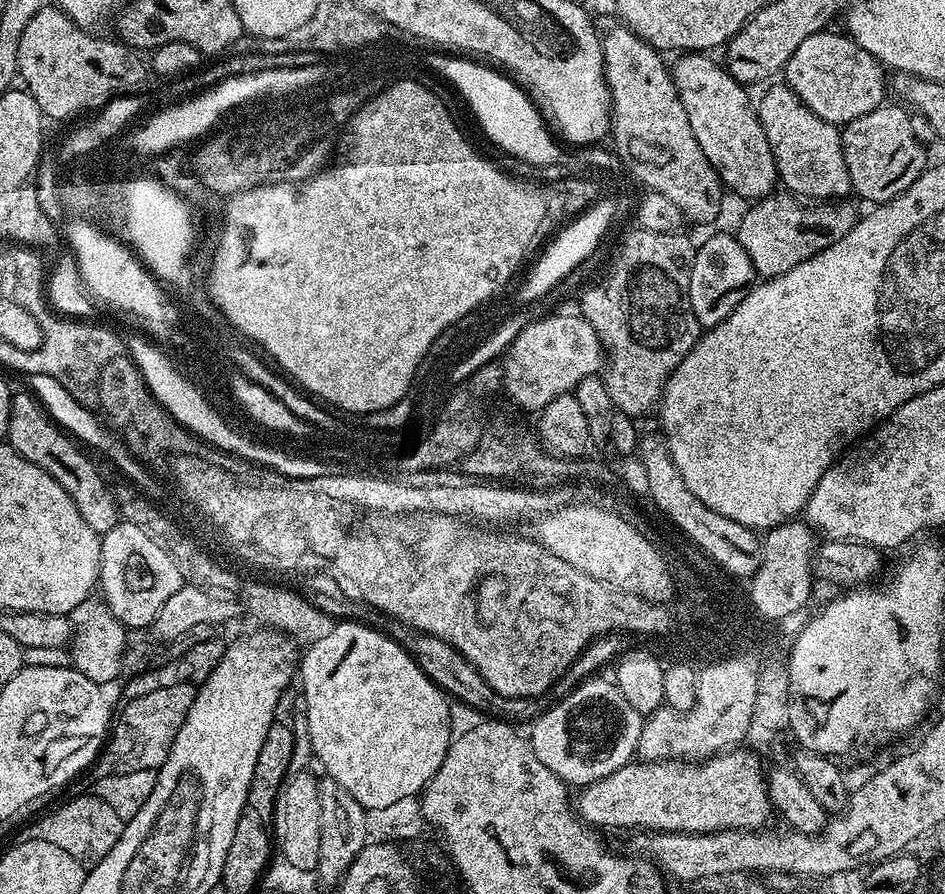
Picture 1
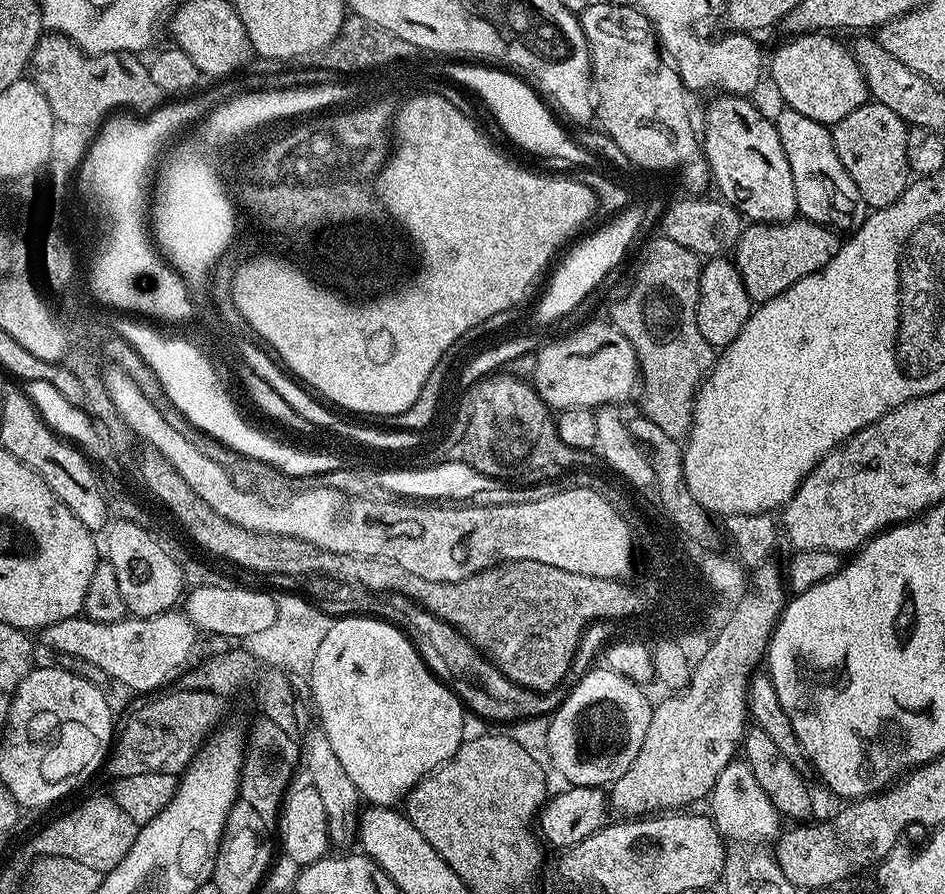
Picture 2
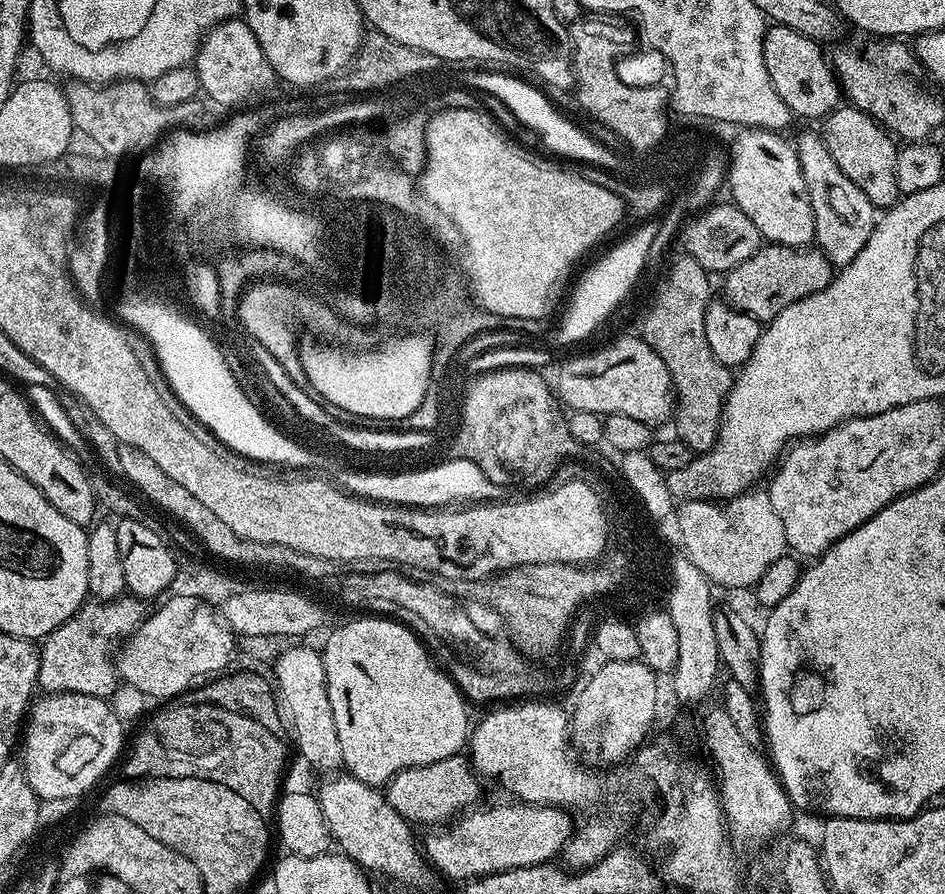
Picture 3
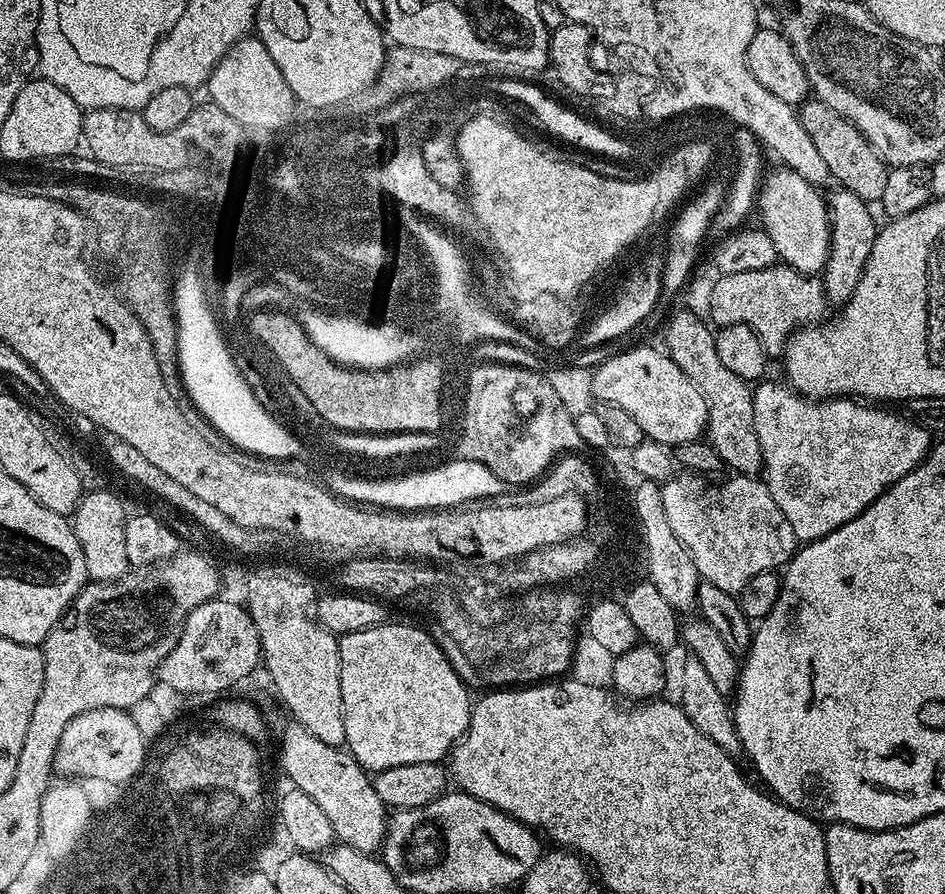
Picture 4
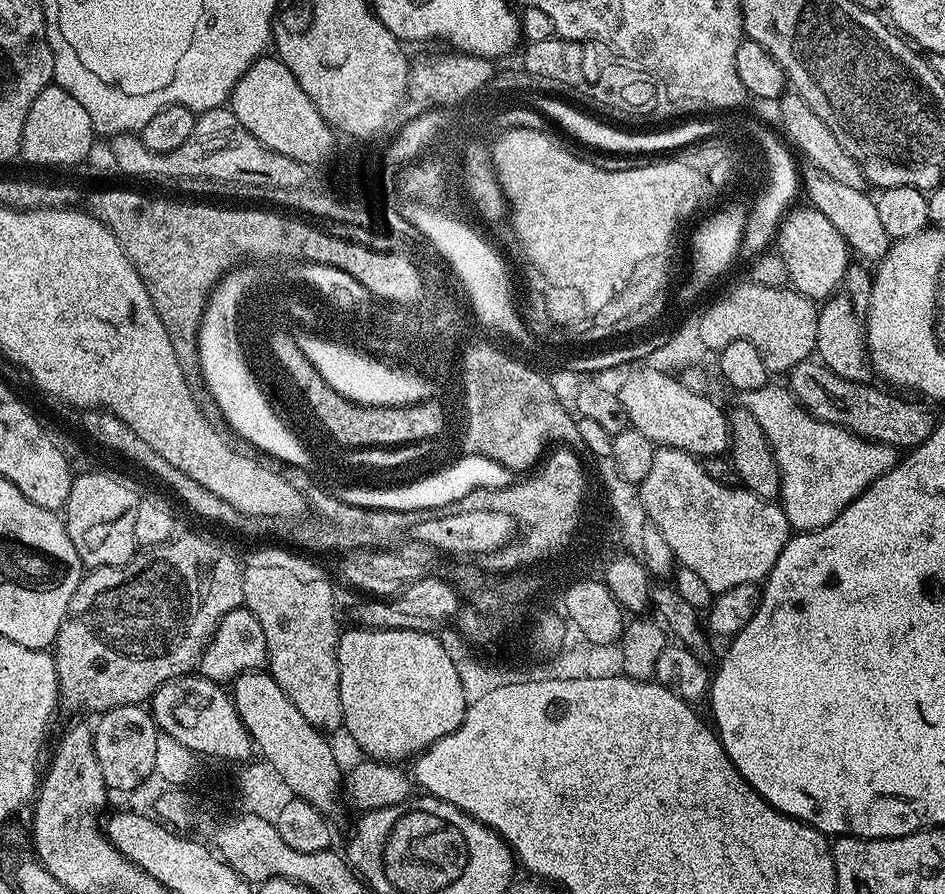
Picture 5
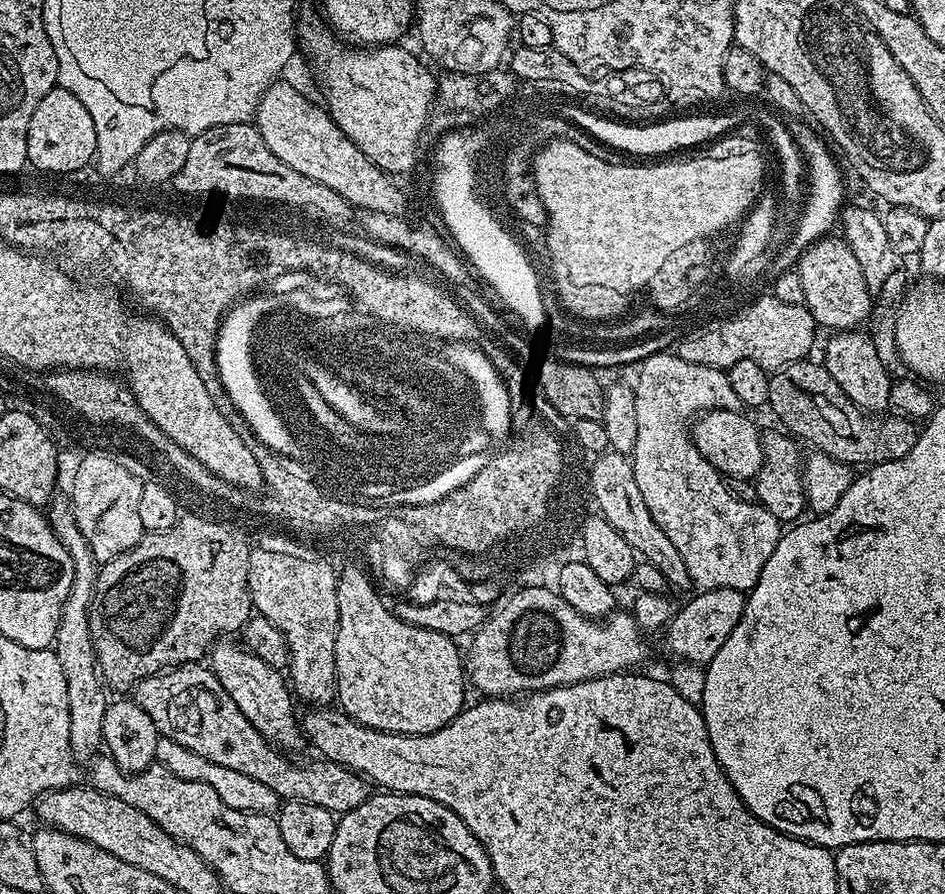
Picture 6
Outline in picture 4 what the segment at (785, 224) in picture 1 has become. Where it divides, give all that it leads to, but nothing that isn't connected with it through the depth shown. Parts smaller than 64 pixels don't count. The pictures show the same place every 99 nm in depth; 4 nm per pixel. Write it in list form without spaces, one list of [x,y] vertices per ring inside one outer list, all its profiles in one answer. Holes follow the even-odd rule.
[[[783,262],[772,264],[766,270],[742,270],[742,274],[720,274],[715,278],[717,280],[708,292],[711,323],[720,328],[729,328],[731,324],[750,326],[750,330],[758,334],[769,357],[779,357],[793,332],[825,315],[823,279],[819,275],[808,276],[805,272],[789,268]]]

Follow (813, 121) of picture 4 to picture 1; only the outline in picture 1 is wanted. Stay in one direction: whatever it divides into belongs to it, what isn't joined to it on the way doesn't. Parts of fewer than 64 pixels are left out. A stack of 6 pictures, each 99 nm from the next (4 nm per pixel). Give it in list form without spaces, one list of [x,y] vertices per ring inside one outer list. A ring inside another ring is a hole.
[[[881,106],[870,110],[870,114],[862,114],[862,118],[854,118],[854,122],[843,125],[840,134],[852,192],[869,200],[872,206],[885,204],[902,194],[924,173],[926,167],[926,148],[911,129],[911,115],[903,107],[888,107]]]

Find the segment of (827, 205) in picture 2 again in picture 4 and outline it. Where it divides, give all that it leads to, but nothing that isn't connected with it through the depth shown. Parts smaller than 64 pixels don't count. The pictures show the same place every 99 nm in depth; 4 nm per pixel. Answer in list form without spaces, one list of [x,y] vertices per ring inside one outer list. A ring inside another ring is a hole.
[[[837,187],[836,192],[827,193],[828,225],[830,226],[830,246],[828,261],[824,264],[822,279],[824,281],[824,299],[829,305],[843,306],[854,294],[858,282],[862,278],[862,270],[866,270],[866,262],[870,258],[870,250],[874,250],[874,242],[878,231],[878,223],[872,217],[869,205],[858,194],[847,192]]]

